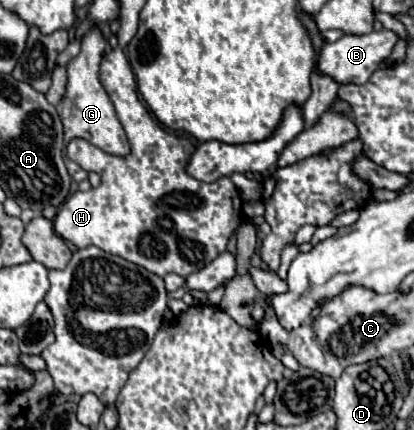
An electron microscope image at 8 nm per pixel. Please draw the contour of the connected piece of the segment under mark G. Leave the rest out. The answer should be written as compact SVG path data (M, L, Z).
M93 27L81 39L81 53L75 59L71 59L67 65L67 87L65 87L65 95L61 103L57 105L57 111L65 127L65 141L83 137L105 153L129 153L131 149L129 149L127 135L117 119L117 113L109 95L99 83L99 63L101 63L103 51L105 51L105 37L99 27Z

